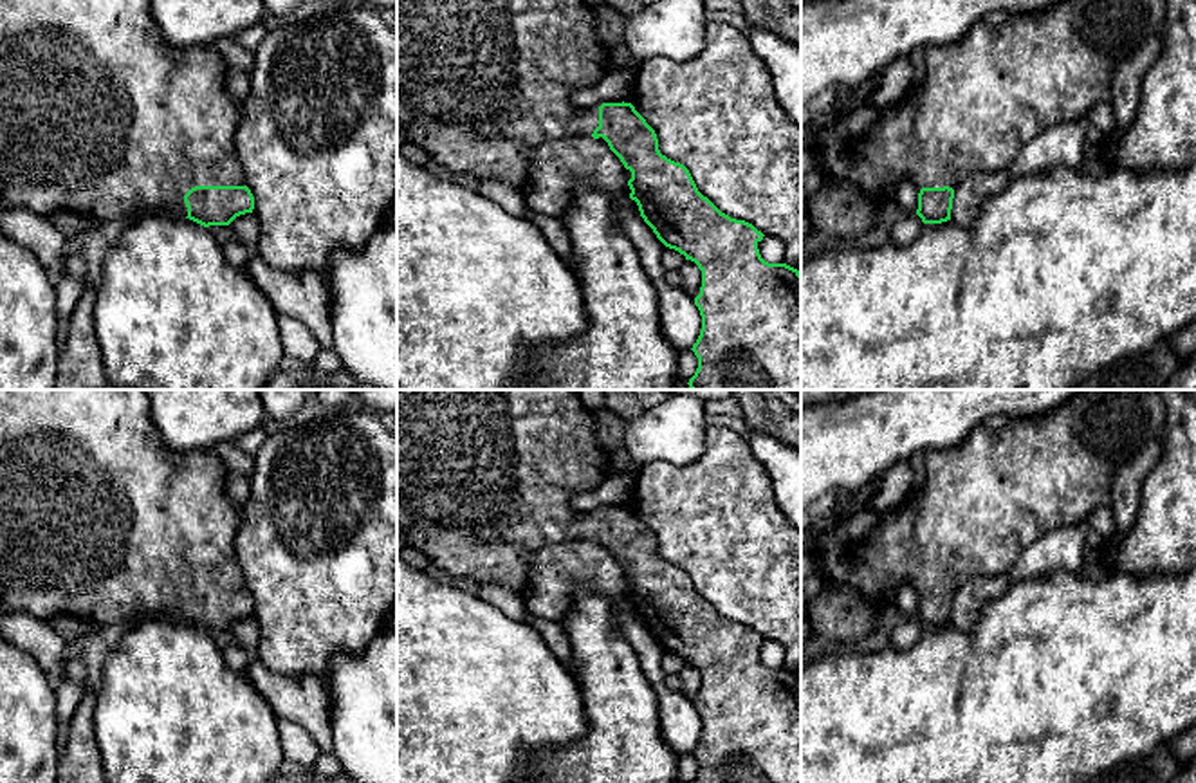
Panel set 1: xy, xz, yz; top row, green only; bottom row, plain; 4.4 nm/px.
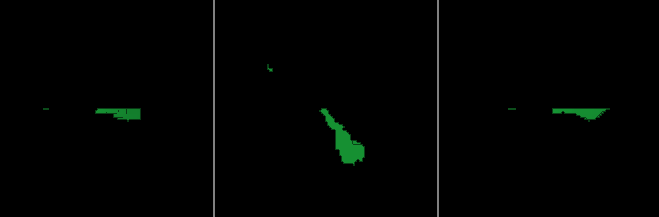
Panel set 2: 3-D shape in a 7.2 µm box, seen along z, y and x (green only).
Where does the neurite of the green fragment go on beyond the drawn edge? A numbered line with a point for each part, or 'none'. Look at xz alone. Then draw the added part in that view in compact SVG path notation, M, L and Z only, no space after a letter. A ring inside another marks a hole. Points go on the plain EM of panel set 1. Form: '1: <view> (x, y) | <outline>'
1: xz (484, 477) | M397 390L397 538L404 538L406 543L428 556L429 565L444 570L456 579L469 579L476 586L501 586L507 590L521 592L530 576L530 556L550 543L561 541L592 541L593 534L599 530L599 509L590 512L581 512L572 505L572 496L575 493L593 491L608 474L608 456L595 437L595 417L588 410L574 390Z

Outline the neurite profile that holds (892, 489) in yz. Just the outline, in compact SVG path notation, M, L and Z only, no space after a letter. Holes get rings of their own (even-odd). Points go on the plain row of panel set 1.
M907 460L886 471L869 498L869 505L880 512L898 507L909 494L915 476Z

